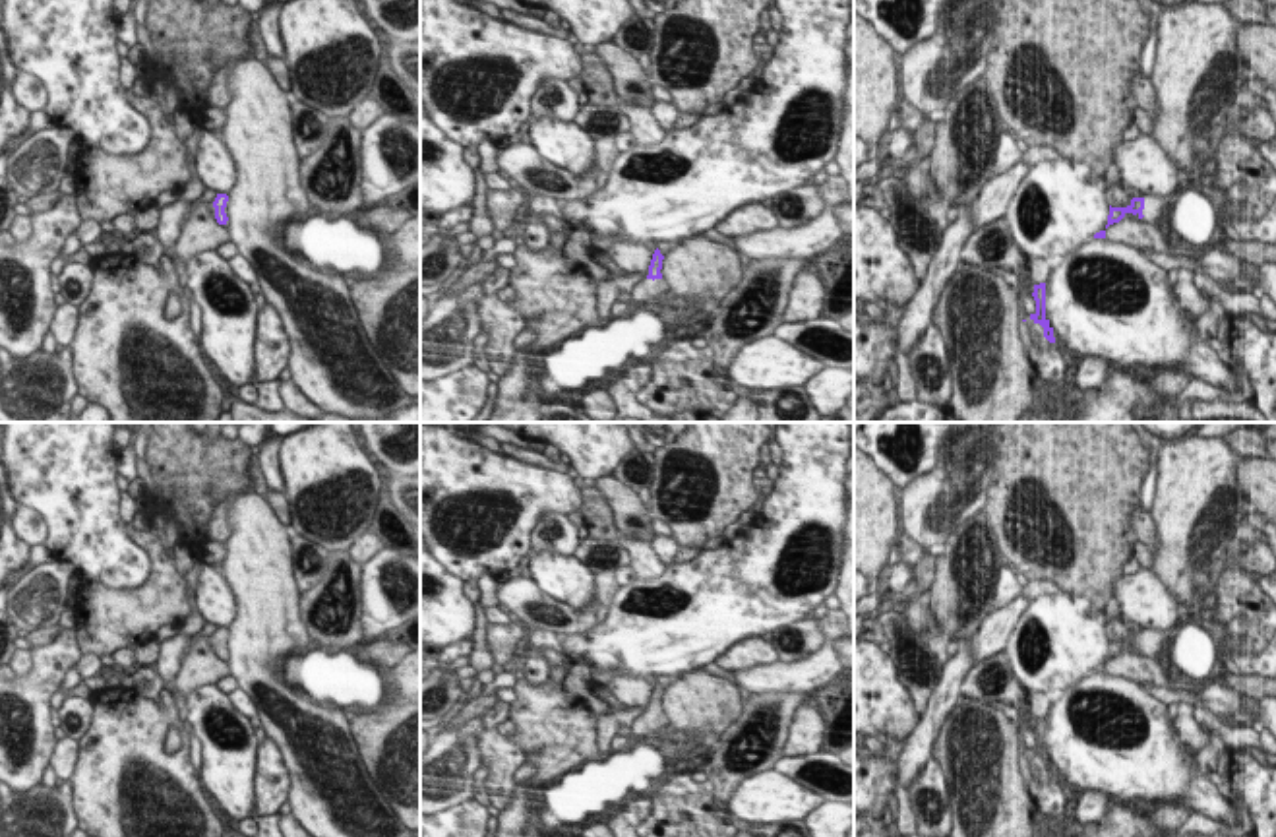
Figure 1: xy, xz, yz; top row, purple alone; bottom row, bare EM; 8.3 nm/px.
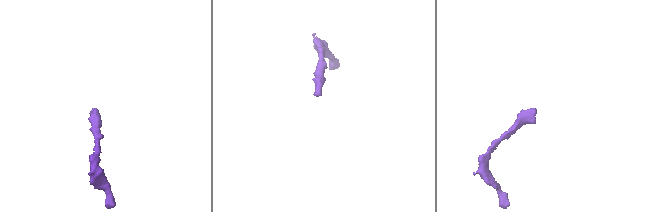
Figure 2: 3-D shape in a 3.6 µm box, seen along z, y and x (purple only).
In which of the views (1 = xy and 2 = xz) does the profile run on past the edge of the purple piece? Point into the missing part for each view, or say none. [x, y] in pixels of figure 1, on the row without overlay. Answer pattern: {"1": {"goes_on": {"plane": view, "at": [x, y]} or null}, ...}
{"1": {"goes_on": null}, "2": {"goes_on": {"plane": "xz", "at": [645, 723]}}}

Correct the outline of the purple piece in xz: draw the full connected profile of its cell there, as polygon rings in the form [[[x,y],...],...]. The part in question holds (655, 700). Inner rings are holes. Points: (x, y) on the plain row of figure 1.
[[[656,682],[649,699],[649,709],[631,723],[631,738],[641,740],[649,732],[668,730],[668,717],[662,713],[664,690]]]

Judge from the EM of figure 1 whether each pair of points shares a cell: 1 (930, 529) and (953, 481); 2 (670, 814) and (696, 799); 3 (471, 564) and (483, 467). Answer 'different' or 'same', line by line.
1: same
2: same
3: same

